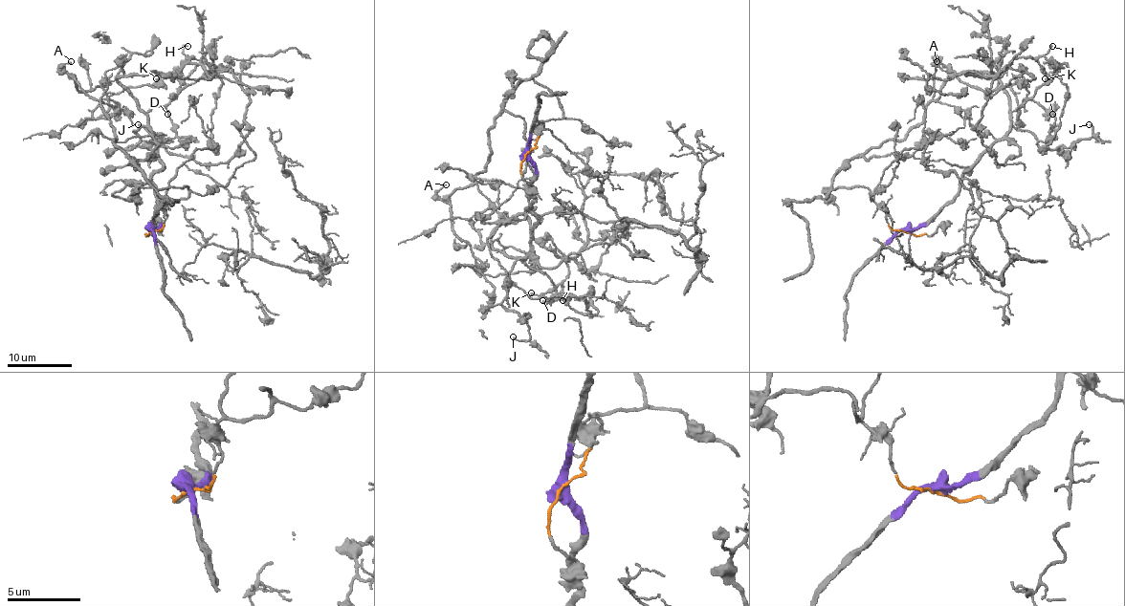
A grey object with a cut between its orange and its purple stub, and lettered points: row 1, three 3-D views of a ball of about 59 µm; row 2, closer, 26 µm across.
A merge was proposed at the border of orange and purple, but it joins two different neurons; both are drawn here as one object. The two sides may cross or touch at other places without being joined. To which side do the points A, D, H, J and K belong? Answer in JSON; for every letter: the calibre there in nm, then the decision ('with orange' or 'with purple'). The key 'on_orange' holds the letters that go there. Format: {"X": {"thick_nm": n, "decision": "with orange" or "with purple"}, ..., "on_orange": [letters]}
{"A": {"thick_nm": 150, "decision": "with orange"}, "D": {"thick_nm": 180, "decision": "with purple"}, "H": {"thick_nm": 200, "decision": "with purple"}, "J": {"thick_nm": 150, "decision": "with purple"}, "K": {"thick_nm": 240, "decision": "with purple"}, "on_orange": ["A"]}

